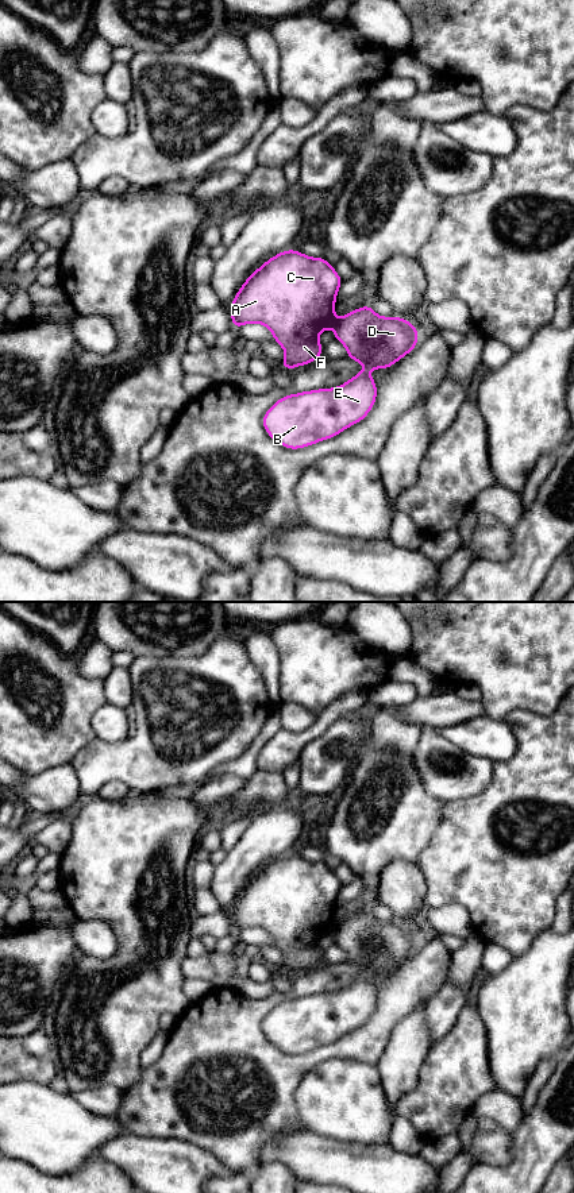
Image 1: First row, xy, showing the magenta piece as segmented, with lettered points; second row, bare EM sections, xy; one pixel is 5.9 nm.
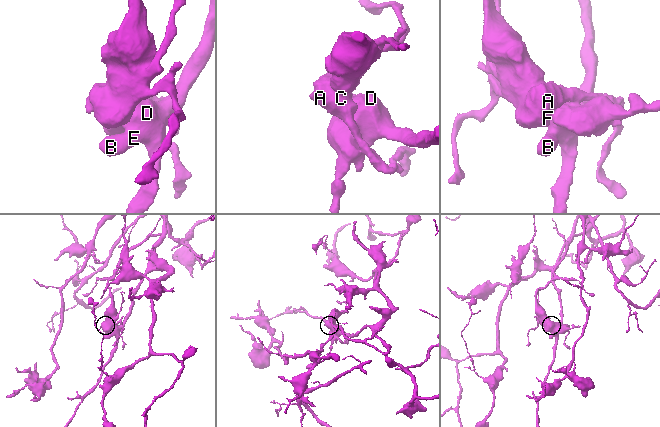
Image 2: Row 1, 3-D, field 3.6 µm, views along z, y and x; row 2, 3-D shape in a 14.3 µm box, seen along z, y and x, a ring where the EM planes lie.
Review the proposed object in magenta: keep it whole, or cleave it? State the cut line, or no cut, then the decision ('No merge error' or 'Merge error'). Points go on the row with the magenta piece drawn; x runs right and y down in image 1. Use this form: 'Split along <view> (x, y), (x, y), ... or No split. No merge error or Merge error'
No split. No merge error

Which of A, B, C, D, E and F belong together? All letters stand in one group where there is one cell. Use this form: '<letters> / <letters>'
A B C D E F

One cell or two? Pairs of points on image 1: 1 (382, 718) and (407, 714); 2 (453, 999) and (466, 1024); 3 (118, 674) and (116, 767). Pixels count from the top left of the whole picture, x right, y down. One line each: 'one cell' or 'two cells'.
1: two cells
2: two cells
3: two cells

